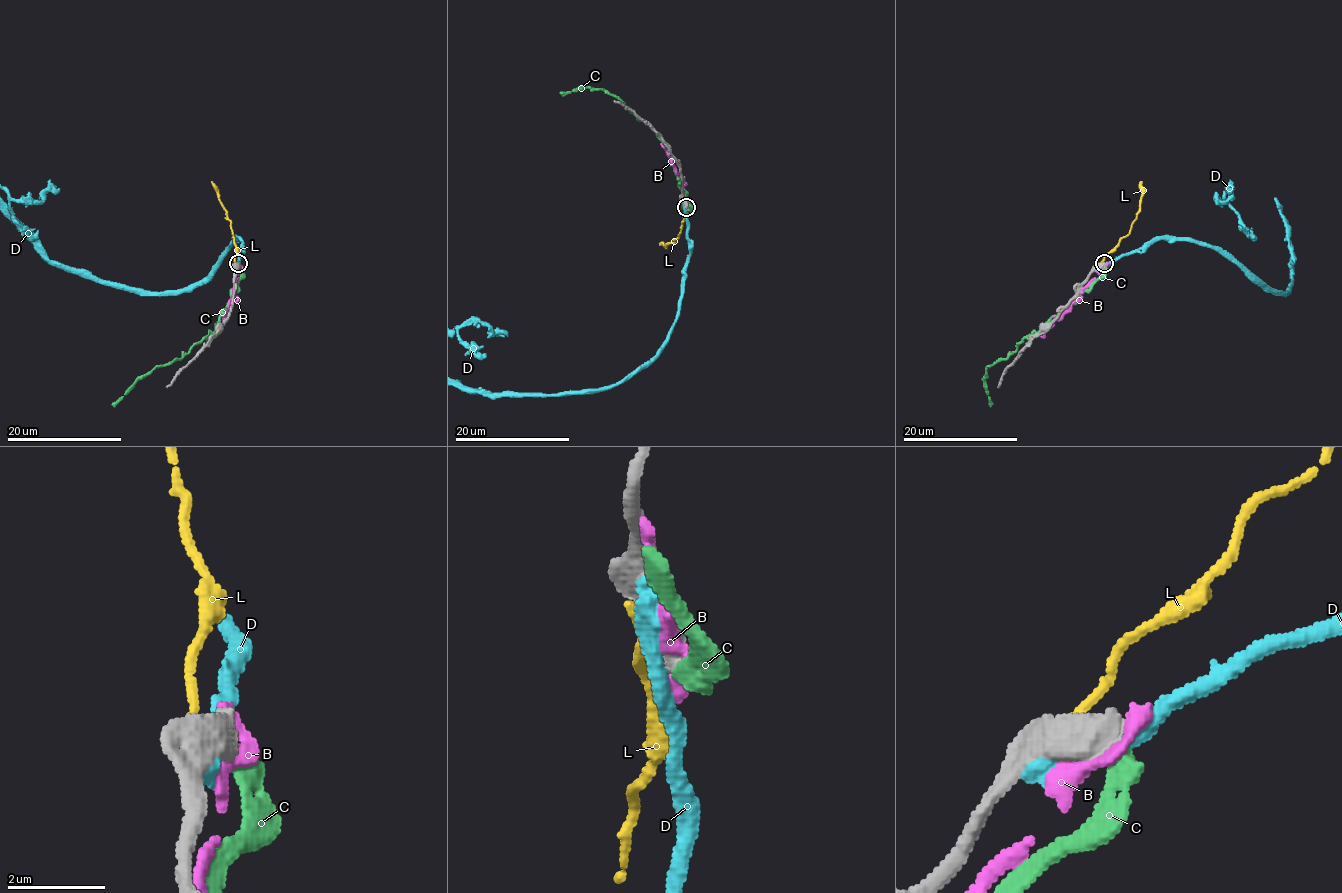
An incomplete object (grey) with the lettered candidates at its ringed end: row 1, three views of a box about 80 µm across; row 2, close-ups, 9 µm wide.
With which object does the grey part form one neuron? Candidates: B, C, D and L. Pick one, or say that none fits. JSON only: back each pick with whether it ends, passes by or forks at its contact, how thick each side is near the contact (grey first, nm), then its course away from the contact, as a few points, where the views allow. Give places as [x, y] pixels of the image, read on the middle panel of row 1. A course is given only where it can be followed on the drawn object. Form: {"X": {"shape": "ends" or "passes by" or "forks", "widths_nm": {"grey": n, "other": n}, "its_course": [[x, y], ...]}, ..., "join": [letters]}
{"join": []}

